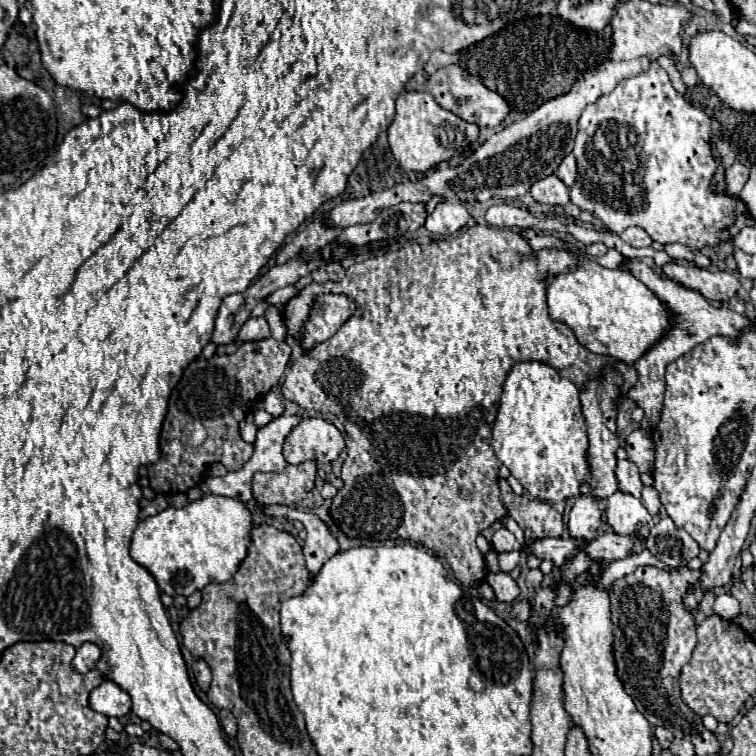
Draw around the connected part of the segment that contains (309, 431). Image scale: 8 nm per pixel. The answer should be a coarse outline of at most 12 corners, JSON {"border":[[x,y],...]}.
{"border":[[302,418],[284,442],[288,464],[332,462],[344,450],[340,430]]}

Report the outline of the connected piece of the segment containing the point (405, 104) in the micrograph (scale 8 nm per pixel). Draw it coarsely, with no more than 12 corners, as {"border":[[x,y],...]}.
{"border":[[404,90],[388,128],[404,170],[466,152],[480,128]]}

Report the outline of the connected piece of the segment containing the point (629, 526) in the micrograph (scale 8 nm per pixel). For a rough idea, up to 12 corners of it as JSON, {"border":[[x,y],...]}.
{"border":[[618,490],[608,498],[606,522],[630,536],[650,526],[638,498]]}

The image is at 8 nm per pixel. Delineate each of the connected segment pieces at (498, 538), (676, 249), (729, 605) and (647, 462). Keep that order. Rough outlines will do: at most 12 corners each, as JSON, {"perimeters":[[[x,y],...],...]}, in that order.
{"perimeters":[[[506,528],[494,532],[492,550],[498,554],[524,550]],[[666,244],[664,252],[674,260],[694,260],[692,250],[682,244]],[[720,594],[714,612],[730,620],[740,614],[740,604],[730,594]],[[638,428],[626,438],[628,458],[640,472],[654,466],[650,432]]]}

